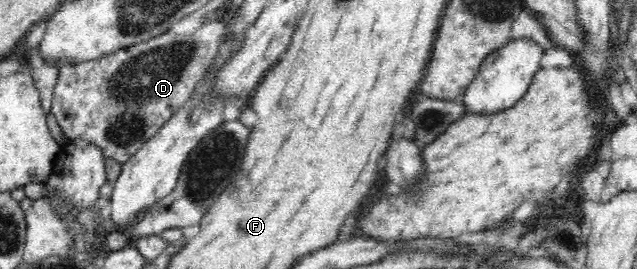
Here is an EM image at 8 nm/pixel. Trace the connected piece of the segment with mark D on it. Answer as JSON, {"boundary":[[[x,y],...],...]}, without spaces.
{"boundary":[[[212,18],[212,22],[206,22],[204,26],[200,26],[194,34],[178,34],[174,38],[170,38],[162,48],[158,46],[158,38],[154,38],[149,42],[144,42],[138,45],[118,49],[113,53],[103,56],[103,58],[96,60],[88,60],[75,65],[62,65],[59,69],[58,82],[53,91],[53,100],[51,102],[51,112],[55,118],[55,121],[60,126],[66,139],[68,141],[78,140],[78,138],[84,138],[104,151],[106,158],[114,158],[116,161],[125,163],[132,155],[136,154],[138,150],[142,149],[142,146],[158,133],[158,129],[170,120],[170,117],[193,95],[194,87],[201,82],[202,78],[206,76],[208,68],[212,65],[212,62],[218,56],[218,47],[224,36],[227,35],[227,29],[224,28],[224,22]]]}

